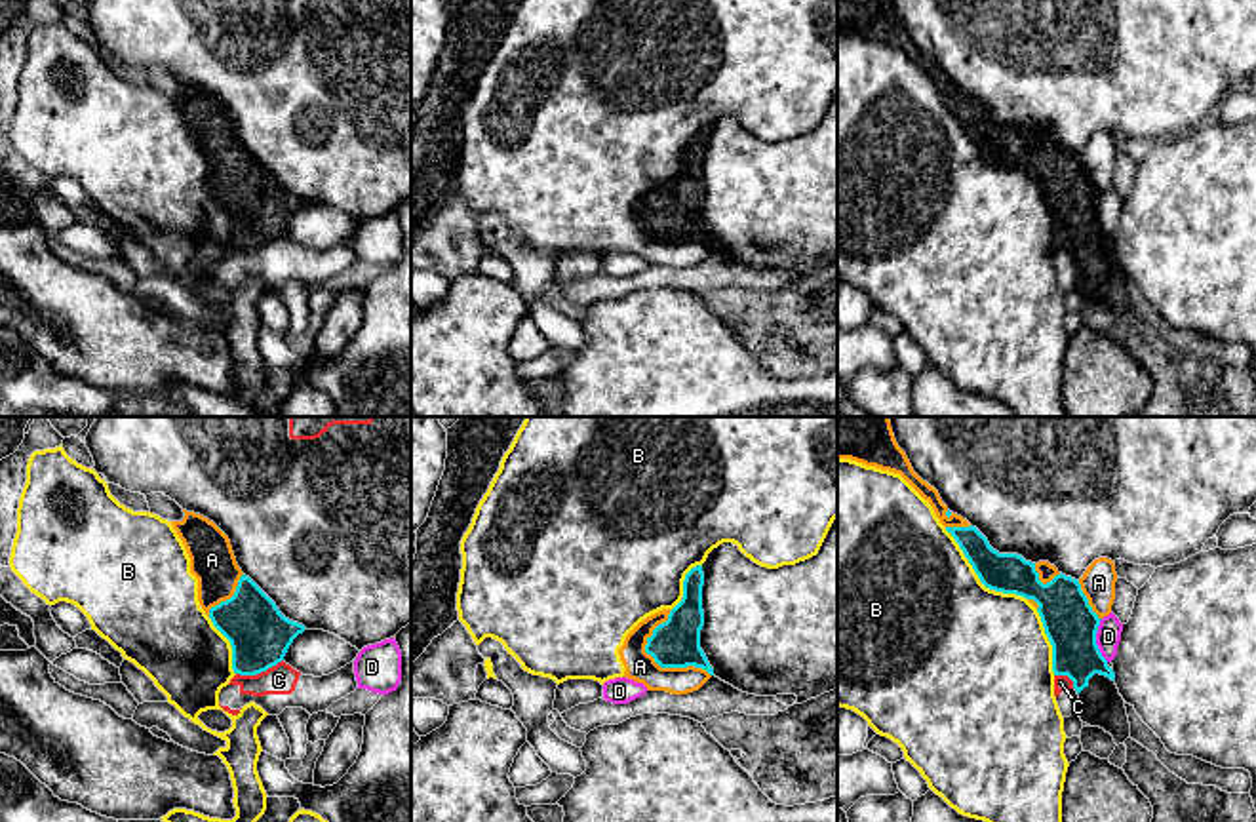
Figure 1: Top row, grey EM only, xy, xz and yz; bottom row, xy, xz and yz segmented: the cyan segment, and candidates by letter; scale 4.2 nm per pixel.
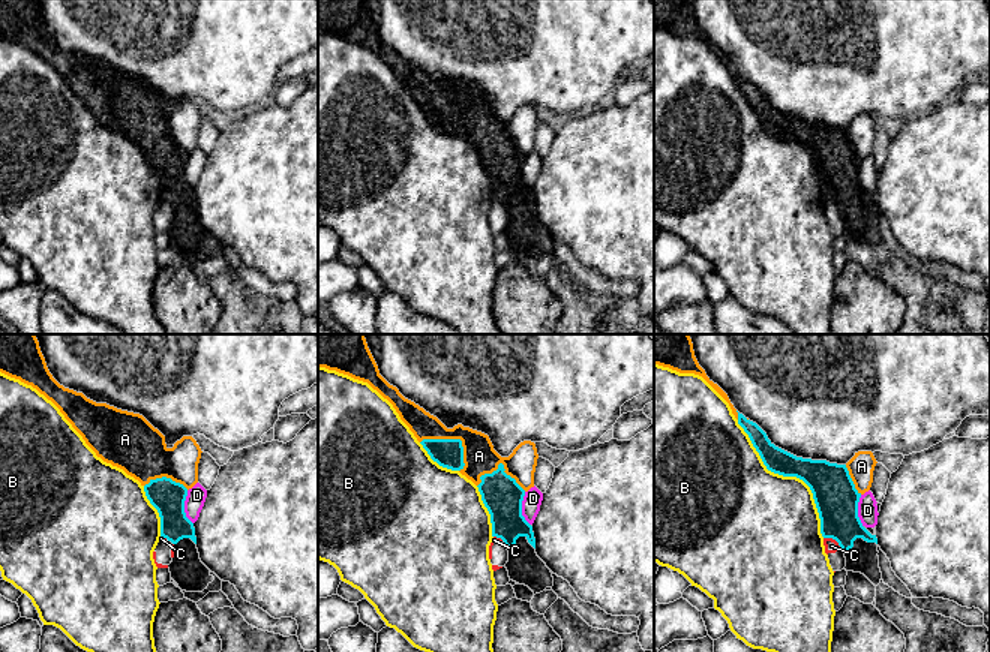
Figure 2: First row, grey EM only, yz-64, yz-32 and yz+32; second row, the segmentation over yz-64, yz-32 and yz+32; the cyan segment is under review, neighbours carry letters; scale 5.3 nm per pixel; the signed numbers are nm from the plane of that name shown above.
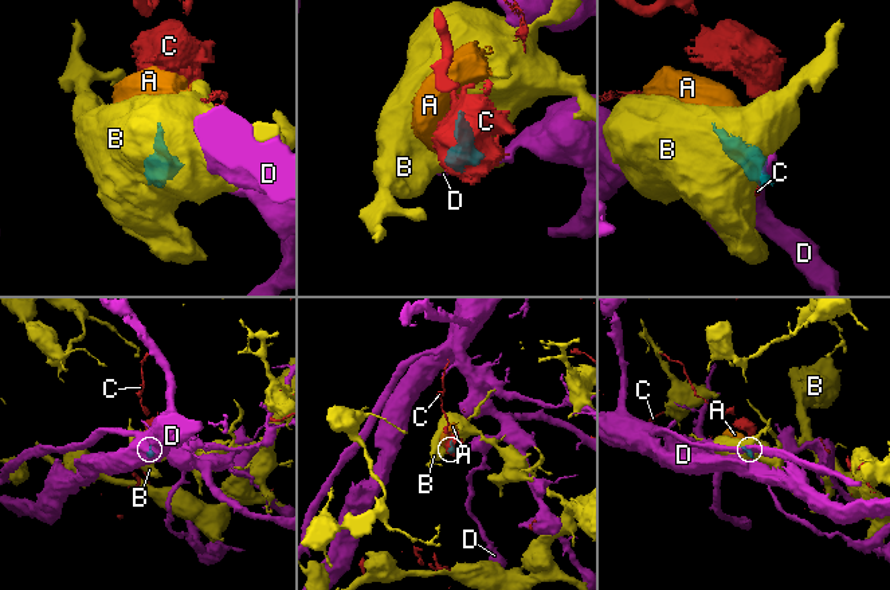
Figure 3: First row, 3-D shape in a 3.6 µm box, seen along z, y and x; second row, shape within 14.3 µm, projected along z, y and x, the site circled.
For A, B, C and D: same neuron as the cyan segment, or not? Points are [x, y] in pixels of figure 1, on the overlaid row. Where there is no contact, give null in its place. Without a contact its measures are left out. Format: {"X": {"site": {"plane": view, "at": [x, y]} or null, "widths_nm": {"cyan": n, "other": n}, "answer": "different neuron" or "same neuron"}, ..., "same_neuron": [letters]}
{"A": {"site": {"plane": "xz", "at": [657, 663]}, "widths_nm": {"cyan": 200, "other": 130}, "answer": "same neuron"}, "B": {"site": {"plane": "yz", "at": [979, 577]}, "widths_nm": {"cyan": 170, "other": 500}, "answer": "different neuron"}, "C": {"site": {"plane": "xy", "at": [259, 672]}, "widths_nm": {"cyan": 260, "other": 130}, "answer": "different neuron"}, "D": {"site": {"plane": "yz", "at": [1095, 640]}, "widths_nm": {"cyan": 220, "other": 110}, "answer": "different neuron"}, "same_neuron": ["A"]}

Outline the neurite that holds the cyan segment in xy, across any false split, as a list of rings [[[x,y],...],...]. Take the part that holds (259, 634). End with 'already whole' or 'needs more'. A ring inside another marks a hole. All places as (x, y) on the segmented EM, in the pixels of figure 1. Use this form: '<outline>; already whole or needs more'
[[[183,512],[185,518],[181,521],[171,521],[171,525],[186,548],[186,554],[190,558],[190,573],[198,578],[200,607],[211,618],[213,626],[230,641],[234,674],[257,675],[261,672],[266,672],[268,668],[284,660],[293,639],[306,628],[285,618],[276,603],[249,577],[242,573],[228,537],[213,521],[194,512]]]; needs more

